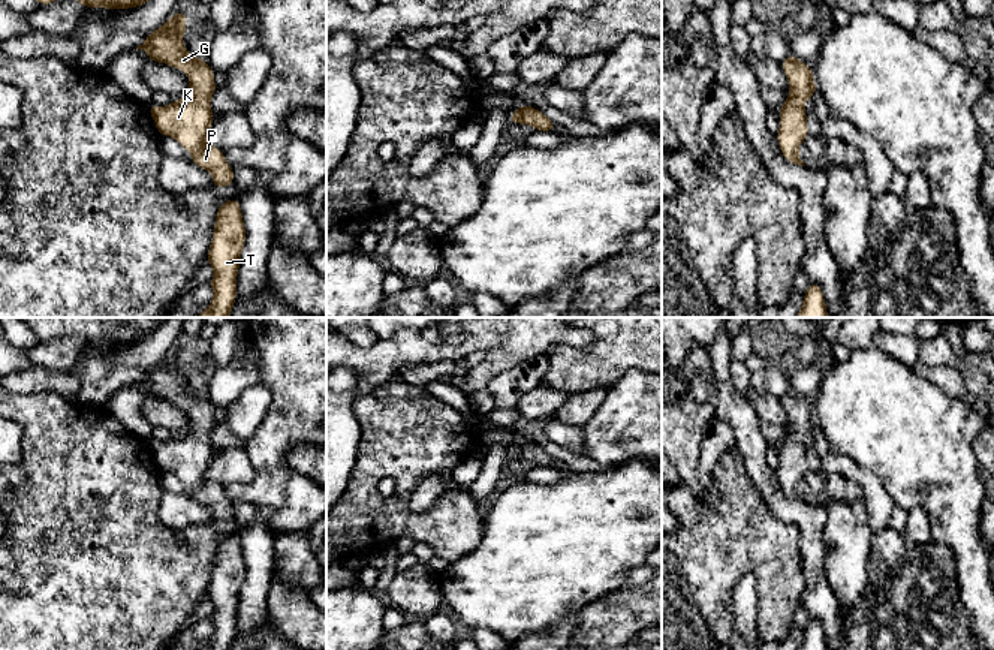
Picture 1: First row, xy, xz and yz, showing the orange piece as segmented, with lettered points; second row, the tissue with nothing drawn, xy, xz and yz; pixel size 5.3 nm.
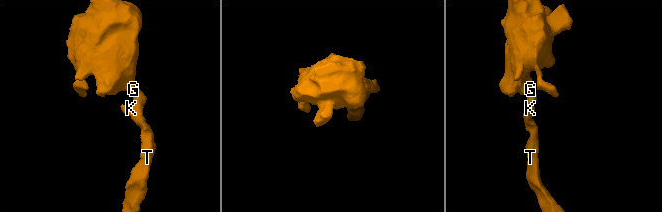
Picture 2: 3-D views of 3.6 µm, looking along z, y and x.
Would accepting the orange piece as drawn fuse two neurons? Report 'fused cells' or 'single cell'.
single cell

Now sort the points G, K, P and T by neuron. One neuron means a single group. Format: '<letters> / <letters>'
G K P T

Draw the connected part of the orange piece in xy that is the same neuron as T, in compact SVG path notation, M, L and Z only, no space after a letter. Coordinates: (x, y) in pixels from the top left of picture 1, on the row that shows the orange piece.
M229 199L217 208L217 217L208 250L207 264L213 267L214 277L211 306L196 318L231 318L237 301L237 276L241 252L246 244L246 228L238 199Z

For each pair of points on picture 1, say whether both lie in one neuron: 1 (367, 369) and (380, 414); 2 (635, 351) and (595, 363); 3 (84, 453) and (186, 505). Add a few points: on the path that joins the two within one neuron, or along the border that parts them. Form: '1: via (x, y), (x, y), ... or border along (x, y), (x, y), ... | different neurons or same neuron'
1: border along (397, 375), (369, 393), (357, 396) | different neurons
2: via (624, 351), (614, 351), (605, 360) | same neuron
3: border along (165, 493), (160, 500), (159, 518), (172, 529) | different neurons

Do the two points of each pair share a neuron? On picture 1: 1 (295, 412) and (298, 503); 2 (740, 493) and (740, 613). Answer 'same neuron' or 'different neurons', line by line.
1: same neuron
2: different neurons

